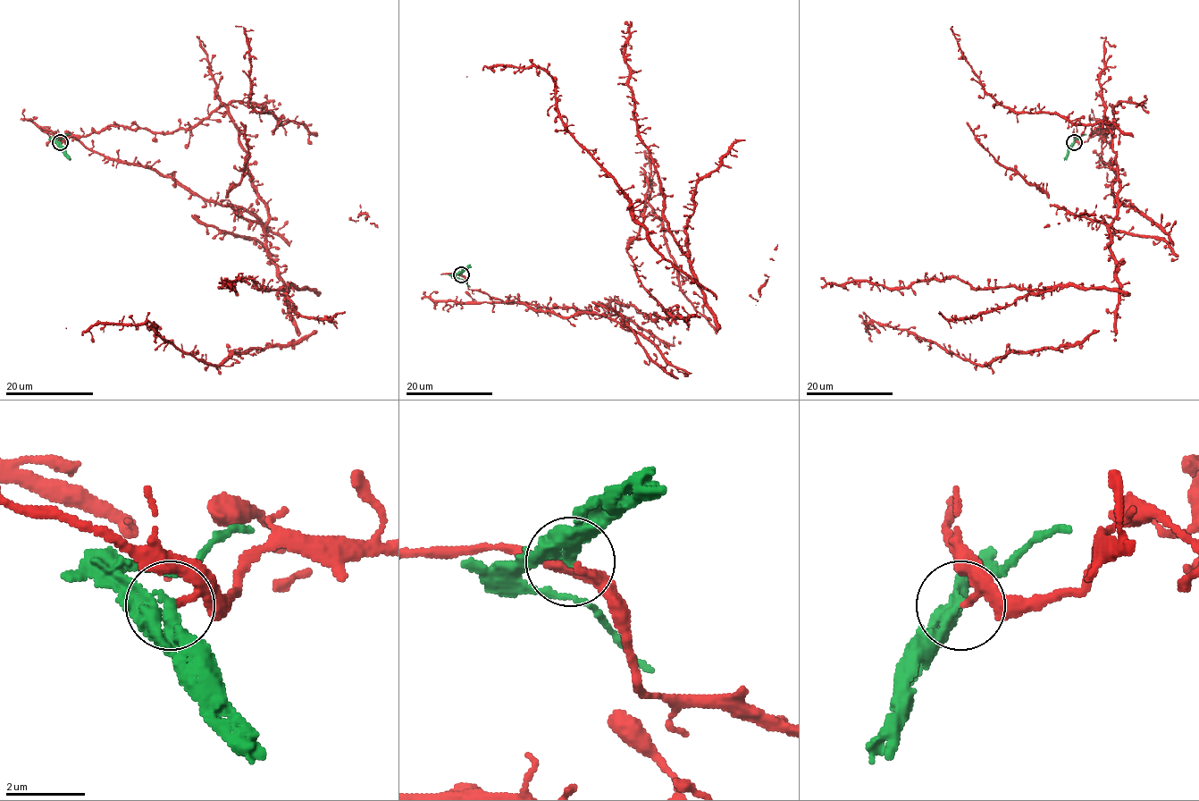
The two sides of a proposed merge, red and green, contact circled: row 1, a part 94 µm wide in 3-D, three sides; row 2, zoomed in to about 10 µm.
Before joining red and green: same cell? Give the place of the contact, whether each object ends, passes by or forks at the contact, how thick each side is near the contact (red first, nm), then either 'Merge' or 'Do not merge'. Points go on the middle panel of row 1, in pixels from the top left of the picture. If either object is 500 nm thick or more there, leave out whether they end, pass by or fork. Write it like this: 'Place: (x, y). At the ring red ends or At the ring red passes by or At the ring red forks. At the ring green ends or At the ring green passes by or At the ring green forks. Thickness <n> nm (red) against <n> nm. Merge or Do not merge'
Place: (461, 274). At the ring red ends. At the ring green passes by. Thickness 150 nm (red) against 280 nm. Do not merge

